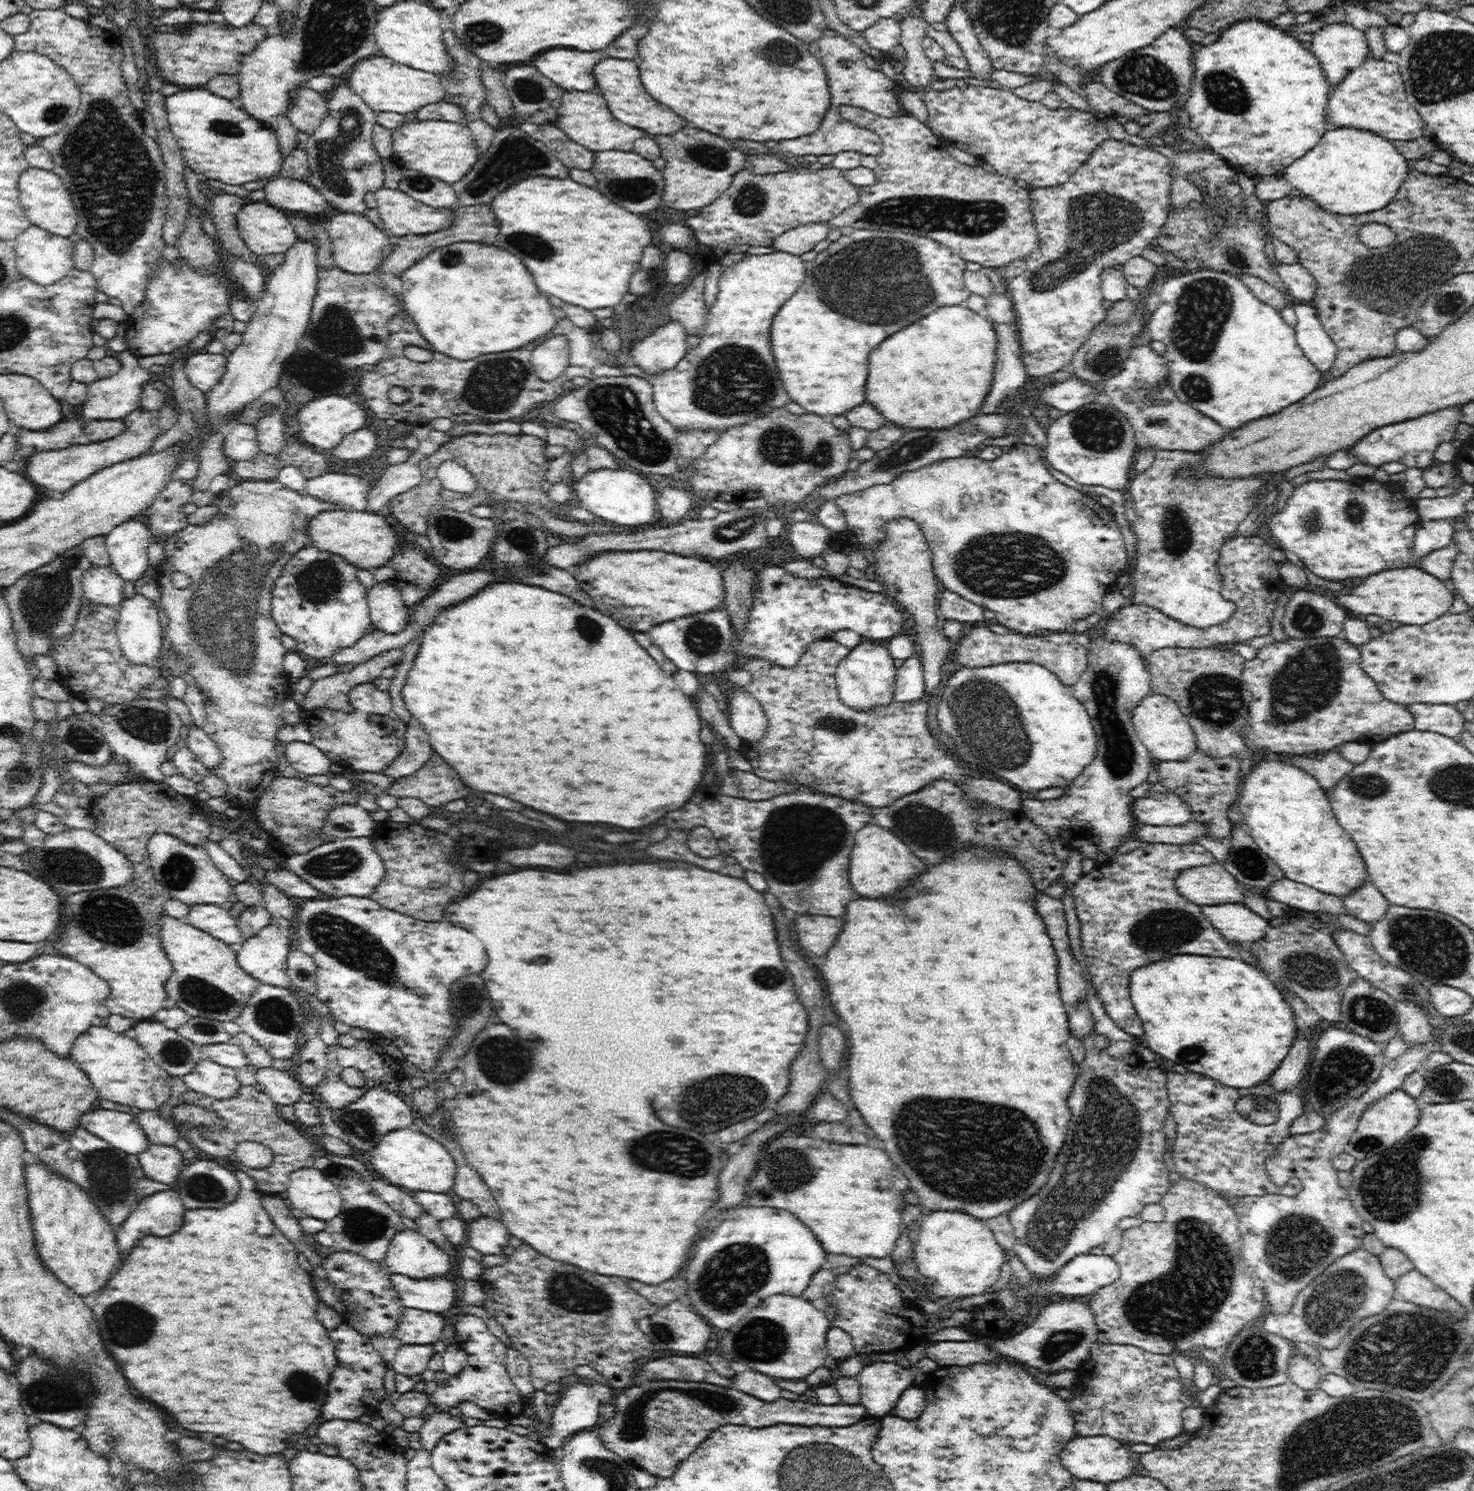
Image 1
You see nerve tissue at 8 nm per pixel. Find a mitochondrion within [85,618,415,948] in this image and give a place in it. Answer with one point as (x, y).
(152, 726)

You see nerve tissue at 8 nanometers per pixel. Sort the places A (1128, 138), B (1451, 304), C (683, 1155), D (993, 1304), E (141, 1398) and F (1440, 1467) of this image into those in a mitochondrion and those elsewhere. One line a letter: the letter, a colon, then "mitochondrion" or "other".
A: other
B: mitochondrion
C: mitochondrion
D: other
E: other
F: mitochondrion

